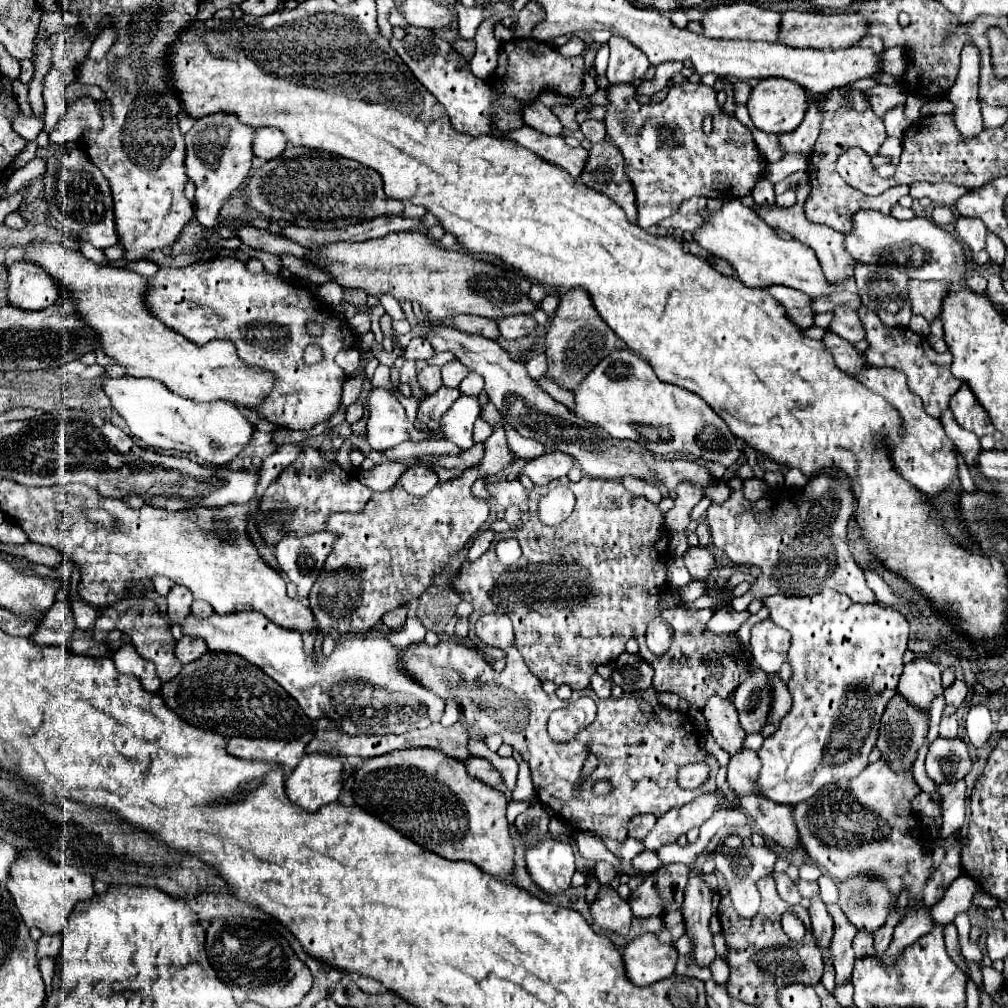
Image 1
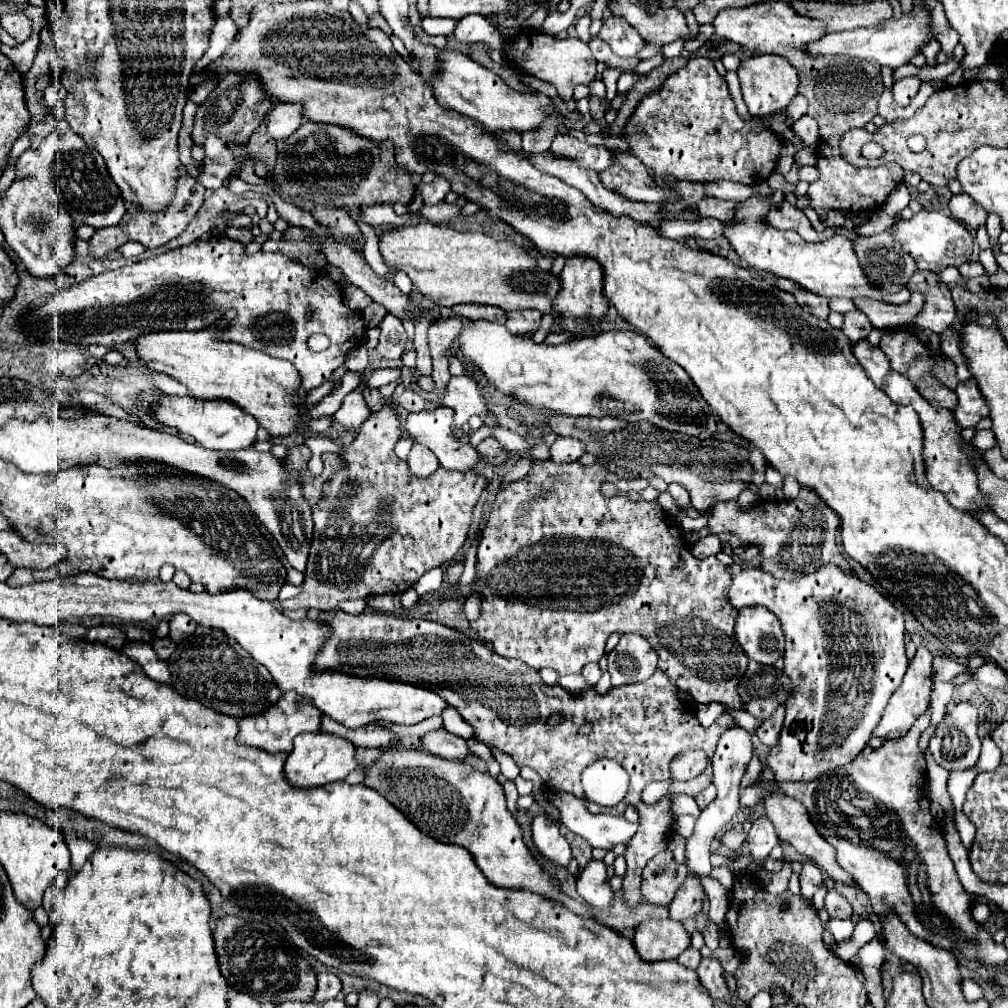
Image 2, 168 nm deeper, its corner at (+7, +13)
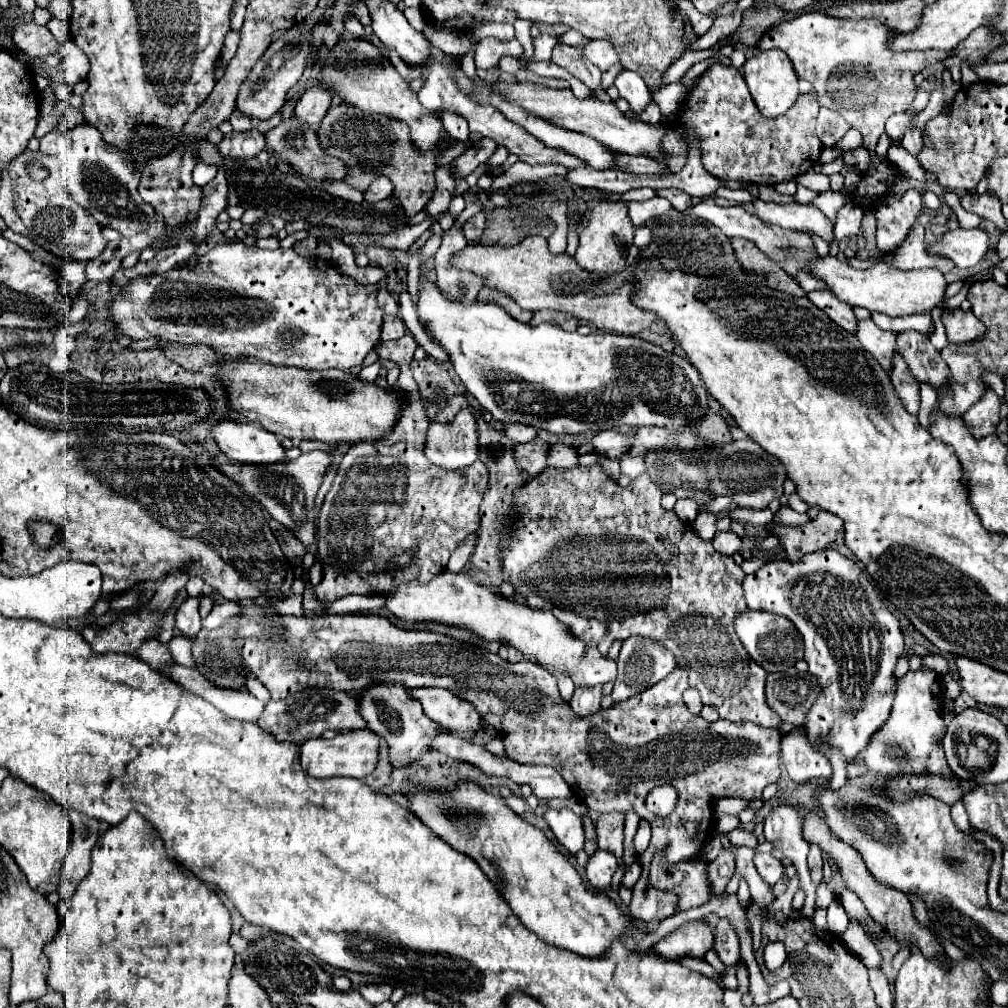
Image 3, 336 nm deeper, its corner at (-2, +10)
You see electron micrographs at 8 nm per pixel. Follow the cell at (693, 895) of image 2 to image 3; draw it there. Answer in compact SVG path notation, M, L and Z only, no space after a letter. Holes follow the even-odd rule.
M723 849L715 861L707 863L707 877L711 883L713 895L721 895L735 871L735 857L731 851Z

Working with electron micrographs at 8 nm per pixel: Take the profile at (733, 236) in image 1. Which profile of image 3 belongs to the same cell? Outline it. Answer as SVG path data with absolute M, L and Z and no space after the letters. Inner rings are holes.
M833 255L813 257L809 261L811 273L819 277L827 289L841 301L851 307L865 307L869 311L879 311L889 317L913 315L913 313L931 313L935 305L943 307L943 293L947 281L939 269L921 269L921 271L899 271L883 261L875 261L867 269L853 269L845 261Z

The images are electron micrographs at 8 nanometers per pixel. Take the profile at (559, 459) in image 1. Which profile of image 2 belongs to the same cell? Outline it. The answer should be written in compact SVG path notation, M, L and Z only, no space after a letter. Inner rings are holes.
M558 438L552 444L552 460L554 462L574 462L586 454L584 444L578 438Z

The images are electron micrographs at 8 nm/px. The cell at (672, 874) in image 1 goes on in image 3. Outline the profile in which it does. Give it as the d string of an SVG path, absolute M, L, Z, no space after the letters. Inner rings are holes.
M661 855L653 857L649 881L659 891L671 891L677 895L677 913L699 907L707 903L711 895L711 887L707 883L705 861L693 859L683 863L667 863Z

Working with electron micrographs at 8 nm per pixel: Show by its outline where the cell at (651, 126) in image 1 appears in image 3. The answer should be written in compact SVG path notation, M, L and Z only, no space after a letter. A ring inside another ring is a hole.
M711 65L705 69L691 93L679 105L675 127L691 131L701 149L701 163L705 171L717 179L743 181L753 185L777 185L803 175L819 161L821 141L815 133L815 119L819 103L815 91L799 95L787 115L767 119L763 117L745 85L743 73L727 65Z

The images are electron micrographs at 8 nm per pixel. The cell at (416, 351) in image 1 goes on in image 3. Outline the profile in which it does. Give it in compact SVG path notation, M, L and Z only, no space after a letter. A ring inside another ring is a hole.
M405 333L393 341L379 341L375 351L379 357L391 359L401 367L401 375L397 379L395 389L399 393L407 391L407 409L399 413L399 421L395 421L395 429L381 437L379 441L359 441L359 445L351 445L345 457L339 463L333 487L325 495L325 501L319 511L319 541L317 541L317 555L323 561L323 579L313 587L315 597L329 605L345 595L389 595L401 583L411 579L419 579L419 583L431 581L439 571L443 573L443 565L431 559L431 553L451 553L479 529L479 505L483 493L489 485L489 471L481 461L471 463L465 469L447 471L429 463L423 455L425 447L425 431L429 427L427 415L423 413L423 401L417 389L417 383L411 373L411 359L417 349L417 341L411 333ZM411 551L417 563L411 563L401 569L389 569L387 561L395 553Z

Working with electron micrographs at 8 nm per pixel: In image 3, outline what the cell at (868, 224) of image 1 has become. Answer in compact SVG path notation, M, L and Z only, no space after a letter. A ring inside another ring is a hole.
M957 227L943 233L941 241L933 245L925 245L925 249L929 255L951 259L959 269L969 269L985 257L985 253L989 251L989 245L991 245L989 235L983 229Z

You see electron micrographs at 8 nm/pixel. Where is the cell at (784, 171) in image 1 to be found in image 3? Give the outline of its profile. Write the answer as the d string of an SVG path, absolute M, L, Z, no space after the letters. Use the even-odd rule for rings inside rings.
M821 107L819 117L817 117L817 133L825 147L831 147L835 141L839 141L847 129L849 129L849 125L839 113Z

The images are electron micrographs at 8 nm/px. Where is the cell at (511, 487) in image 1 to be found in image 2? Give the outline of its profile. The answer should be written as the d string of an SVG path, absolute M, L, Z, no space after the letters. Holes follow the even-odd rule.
M438 408L432 412L416 412L406 418L406 430L416 442L428 446L444 468L468 470L478 462L478 454L472 446L462 446L452 438L454 410Z

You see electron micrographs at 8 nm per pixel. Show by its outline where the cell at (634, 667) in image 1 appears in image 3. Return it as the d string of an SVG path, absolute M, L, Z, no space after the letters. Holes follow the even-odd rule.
M629 637L623 641L619 659L617 659L617 681L613 687L613 701L625 701L633 695L639 695L643 689L649 689L651 685L659 683L663 677L667 677L675 669L675 659L669 649L665 649L661 643L645 639L645 637Z

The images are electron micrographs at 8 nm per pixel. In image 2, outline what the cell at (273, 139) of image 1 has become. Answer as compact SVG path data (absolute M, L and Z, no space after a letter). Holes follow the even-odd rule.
M280 102L274 106L274 110L268 114L268 134L276 140L288 138L294 130L300 128L302 124L302 104L292 104L292 102Z

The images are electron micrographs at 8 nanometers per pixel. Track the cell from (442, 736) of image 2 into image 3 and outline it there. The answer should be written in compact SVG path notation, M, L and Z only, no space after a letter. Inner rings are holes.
M385 683L385 685L371 685L369 689L365 689L363 719L367 721L373 733L381 735L389 743L389 757L395 767L415 761L423 751L431 747L431 741L435 737L443 735L443 729L427 715L423 715L421 705L407 695L407 689L403 685Z

